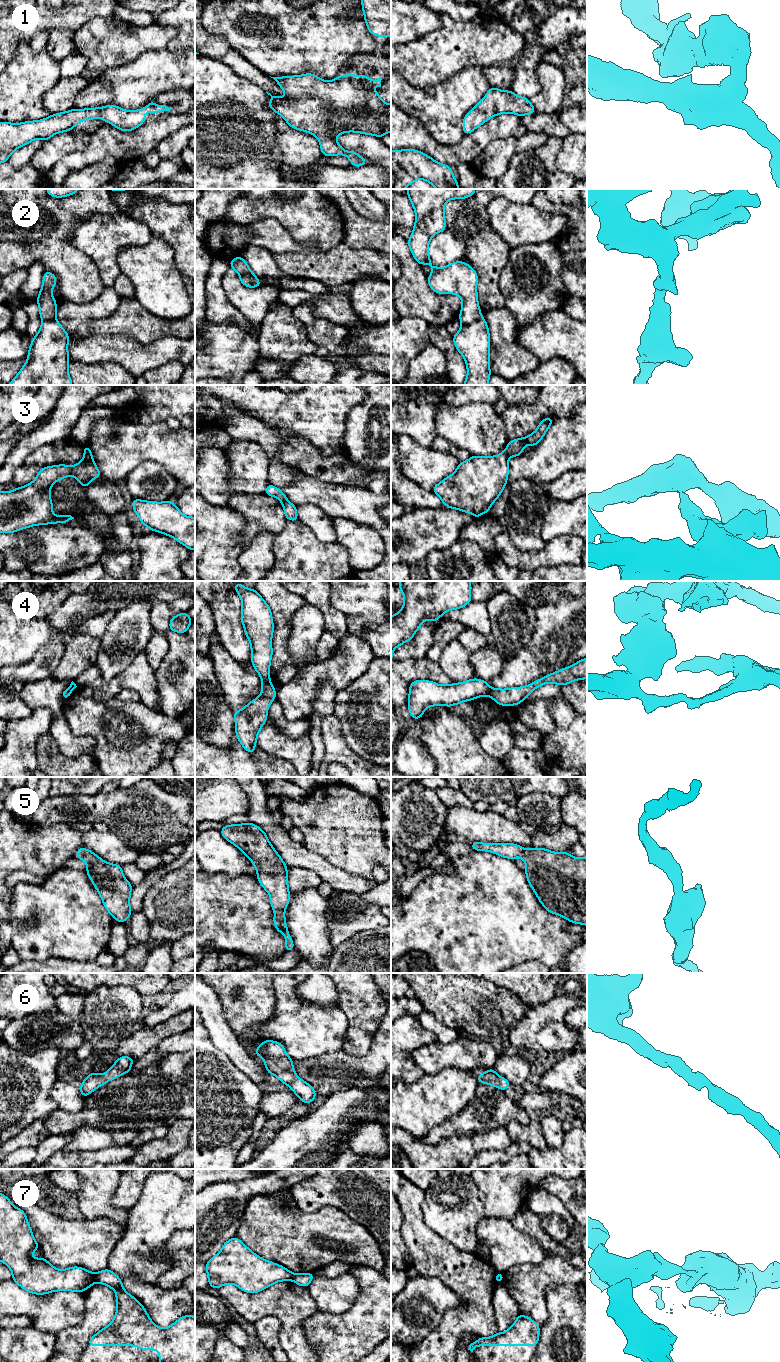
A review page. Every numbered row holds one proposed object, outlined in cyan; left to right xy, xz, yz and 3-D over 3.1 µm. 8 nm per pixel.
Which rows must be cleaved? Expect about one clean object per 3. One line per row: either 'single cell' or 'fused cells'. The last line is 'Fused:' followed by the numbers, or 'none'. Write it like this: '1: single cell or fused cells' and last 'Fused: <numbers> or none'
1: single cell
2: fused cells
3: fused cells
4: fused cells
5: single cell
6: single cell
7: fused cells
Fused: 2, 3, 4, 7

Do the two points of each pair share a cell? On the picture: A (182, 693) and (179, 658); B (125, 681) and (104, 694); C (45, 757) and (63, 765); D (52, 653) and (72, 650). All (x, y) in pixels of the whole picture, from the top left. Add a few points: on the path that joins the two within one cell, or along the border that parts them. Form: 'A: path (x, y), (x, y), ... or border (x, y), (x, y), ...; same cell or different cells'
A: path (179, 684), (179, 667); same cell
B: path (120, 682), (109, 690); same cell
C: path (49, 759), (55, 765), (59, 765); same cell
D: border (69, 638), (65, 642), (62, 659), (53, 671); different cells

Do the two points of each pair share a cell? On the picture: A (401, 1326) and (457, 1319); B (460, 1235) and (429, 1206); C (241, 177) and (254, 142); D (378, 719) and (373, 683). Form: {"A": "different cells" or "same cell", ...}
{"A": "different cells", "B": "same cell", "C": "same cell", "D": "same cell"}

